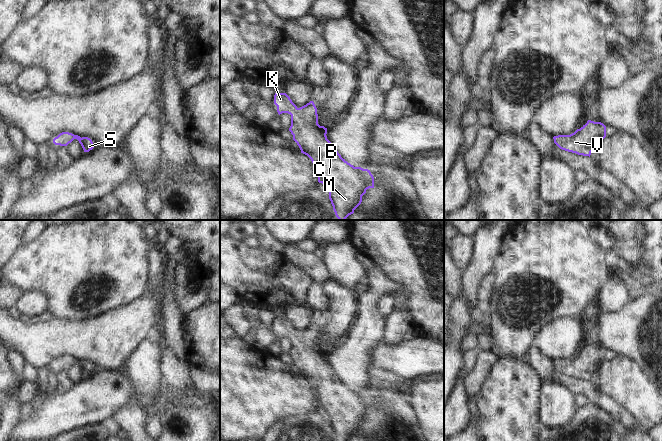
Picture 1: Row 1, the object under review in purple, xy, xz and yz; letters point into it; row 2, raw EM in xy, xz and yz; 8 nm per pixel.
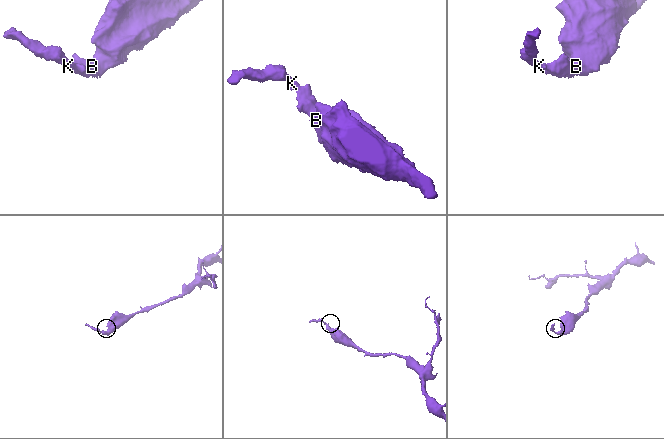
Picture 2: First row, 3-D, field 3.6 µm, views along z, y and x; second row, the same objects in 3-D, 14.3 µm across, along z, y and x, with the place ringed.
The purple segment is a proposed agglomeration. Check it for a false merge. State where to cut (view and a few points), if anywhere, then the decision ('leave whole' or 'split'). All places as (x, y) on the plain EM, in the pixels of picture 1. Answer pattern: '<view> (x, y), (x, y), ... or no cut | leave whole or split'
no cut | leave whole

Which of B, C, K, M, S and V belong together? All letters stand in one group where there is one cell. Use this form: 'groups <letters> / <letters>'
groups B C K M S V

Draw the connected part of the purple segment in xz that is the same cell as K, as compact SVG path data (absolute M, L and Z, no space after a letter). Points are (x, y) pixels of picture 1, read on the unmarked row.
M275 317L274 328L278 338L291 339L289 355L299 370L301 377L307 379L317 392L318 406L329 416L329 423L336 441L348 441L361 428L362 420L369 412L374 412L374 401L370 394L354 391L341 381L335 371L327 363L327 352L318 348L317 332L313 325L298 332L286 317Z

